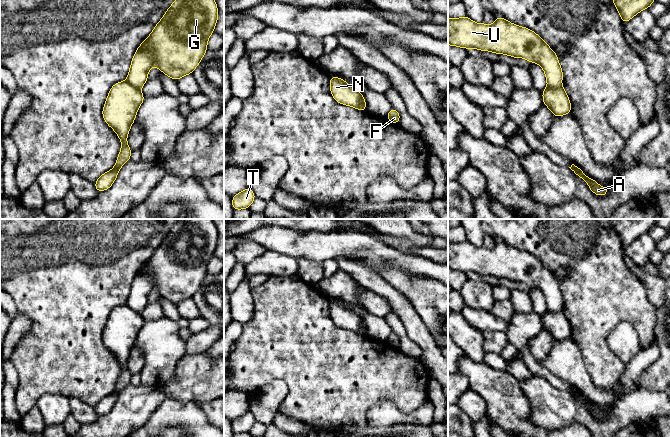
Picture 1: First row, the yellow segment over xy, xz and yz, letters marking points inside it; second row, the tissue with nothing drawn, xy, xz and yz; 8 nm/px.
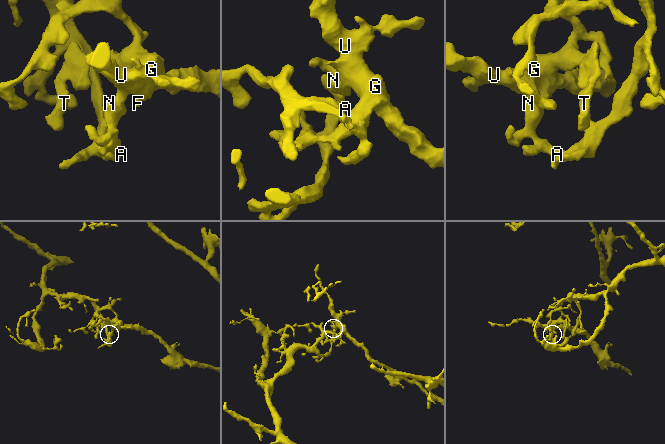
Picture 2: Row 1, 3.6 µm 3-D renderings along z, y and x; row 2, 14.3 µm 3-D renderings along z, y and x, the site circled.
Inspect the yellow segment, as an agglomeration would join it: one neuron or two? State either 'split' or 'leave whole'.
split

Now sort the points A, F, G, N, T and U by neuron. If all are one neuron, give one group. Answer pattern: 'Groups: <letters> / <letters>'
Groups: A N / F G T U

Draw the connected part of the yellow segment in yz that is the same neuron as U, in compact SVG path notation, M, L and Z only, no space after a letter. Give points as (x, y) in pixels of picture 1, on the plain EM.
M466 239L457 243L448 241L448 269L490 275L514 282L525 282L530 287L537 287L542 291L548 311L562 311L563 296L556 277L534 255L512 248L503 241L497 240L495 247L492 249L475 247Z

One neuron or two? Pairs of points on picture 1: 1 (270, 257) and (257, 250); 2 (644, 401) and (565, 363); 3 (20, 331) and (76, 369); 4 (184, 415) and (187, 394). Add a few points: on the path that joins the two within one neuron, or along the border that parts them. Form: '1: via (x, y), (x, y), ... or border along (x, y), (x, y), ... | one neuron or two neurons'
1: border along (265, 249), (259, 256), (245, 265) | two neurons
2: border along (621, 397), (614, 404) | two neurons
3: border along (21, 311), (29, 319), (30, 328), (12, 354) | two neurons
4: border along (166, 396), (184, 402), (195, 402), (198, 405) | two neurons

